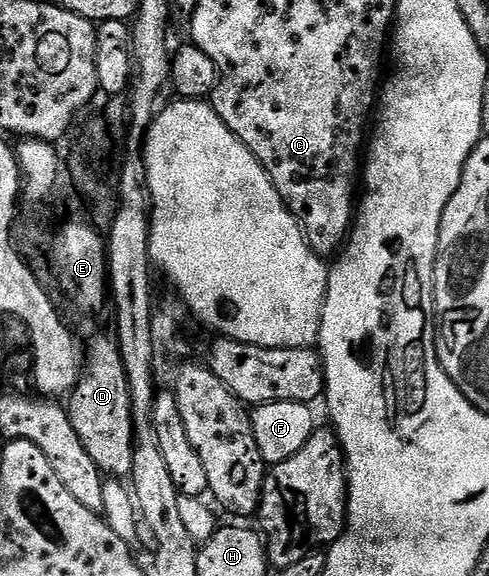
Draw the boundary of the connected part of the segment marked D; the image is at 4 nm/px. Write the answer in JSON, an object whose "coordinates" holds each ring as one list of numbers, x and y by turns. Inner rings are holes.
{"coordinates":[[112,333,97,334,84,347,85,352,85,368,81,371,81,378,77,382,76,390,72,391,67,398,67,409,69,412,69,419,75,428,75,432,79,436,79,440,83,440,83,448,87,448,87,456,91,456,91,460,95,460,95,464,99,467,102,475,109,476,114,474,115,477,121,478,132,475,133,465,135,464,135,448,133,447,133,405,131,404,131,388,127,380,127,372,123,368,123,360,121,359,121,350,117,346,117,339]]}

